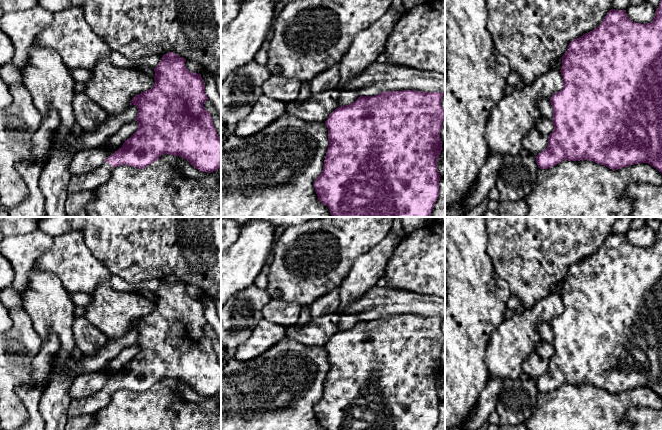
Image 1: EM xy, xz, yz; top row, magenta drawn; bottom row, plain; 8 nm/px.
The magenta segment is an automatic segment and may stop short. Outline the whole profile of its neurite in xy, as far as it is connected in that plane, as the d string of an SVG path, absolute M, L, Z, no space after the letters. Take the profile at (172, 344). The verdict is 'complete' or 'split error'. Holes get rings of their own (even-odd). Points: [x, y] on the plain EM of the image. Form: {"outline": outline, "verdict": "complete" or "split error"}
{"outline": "M173 276L162 280L154 292L154 310L131 324L130 329L136 329L138 333L135 343L139 349L137 355L96 394L73 399L69 407L69 418L97 413L108 405L117 390L129 389L143 393L163 378L182 381L202 396L211 397L221 391L221 363L215 354L212 340L203 330L208 324L204 306L201 298L192 297L186 292L185 286L185 283Z", "verdict": "split error"}

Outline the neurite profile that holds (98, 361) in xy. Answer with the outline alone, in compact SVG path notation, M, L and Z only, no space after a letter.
M130 329L123 337L116 340L108 340L106 344L92 355L84 355L80 361L72 360L67 365L67 374L73 380L81 375L103 370L119 353L137 341L136 329Z

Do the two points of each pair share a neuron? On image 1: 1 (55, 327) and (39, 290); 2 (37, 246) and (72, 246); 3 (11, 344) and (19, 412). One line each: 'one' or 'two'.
1: one
2: two
3: one

